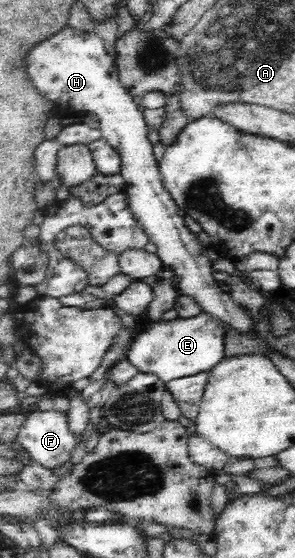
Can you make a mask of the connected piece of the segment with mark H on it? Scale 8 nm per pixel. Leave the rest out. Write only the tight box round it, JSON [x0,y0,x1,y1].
[26,26,256,334]

